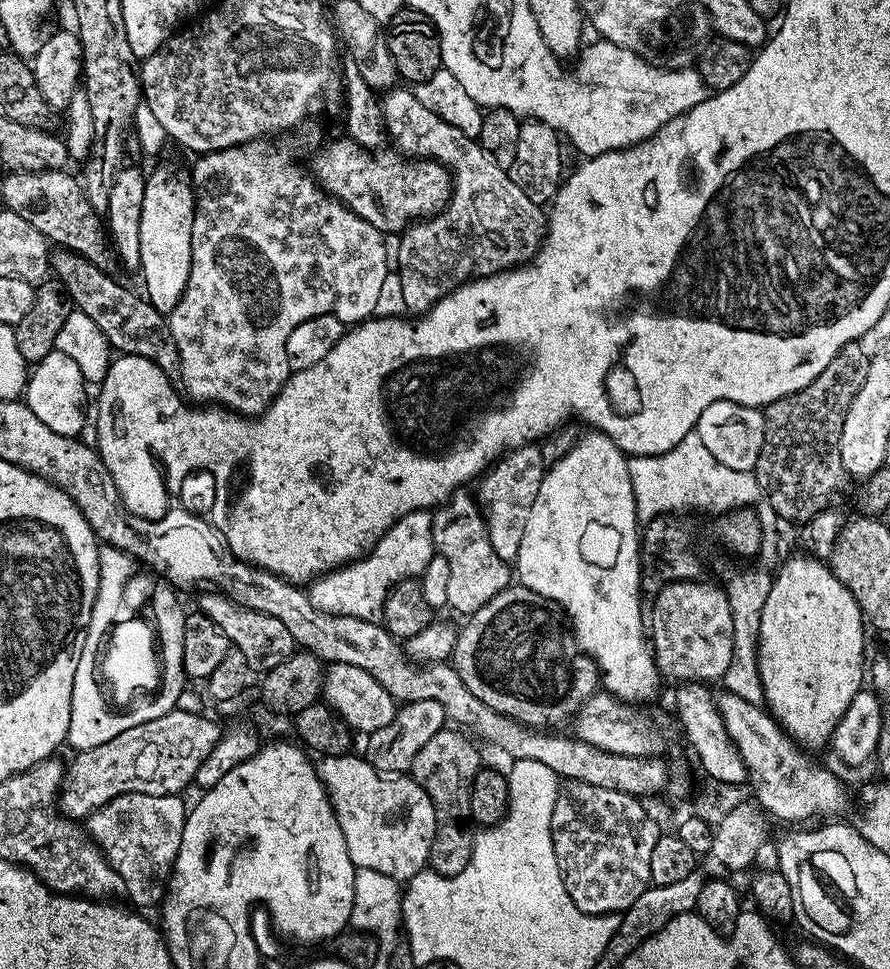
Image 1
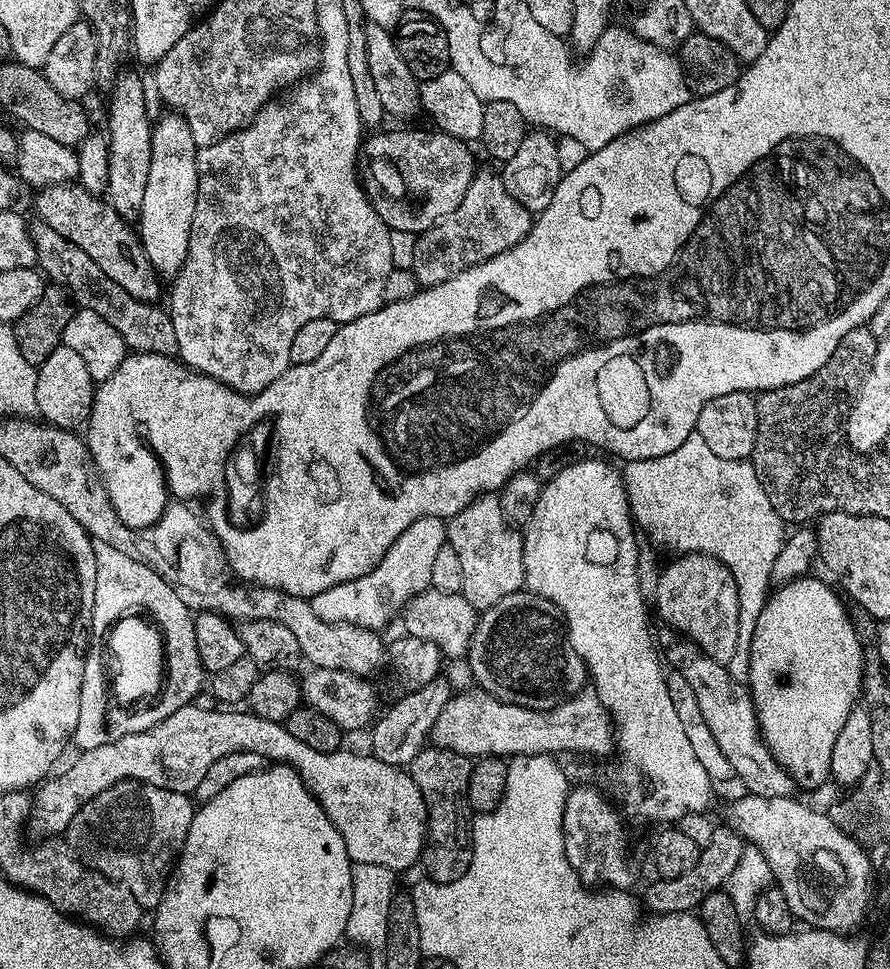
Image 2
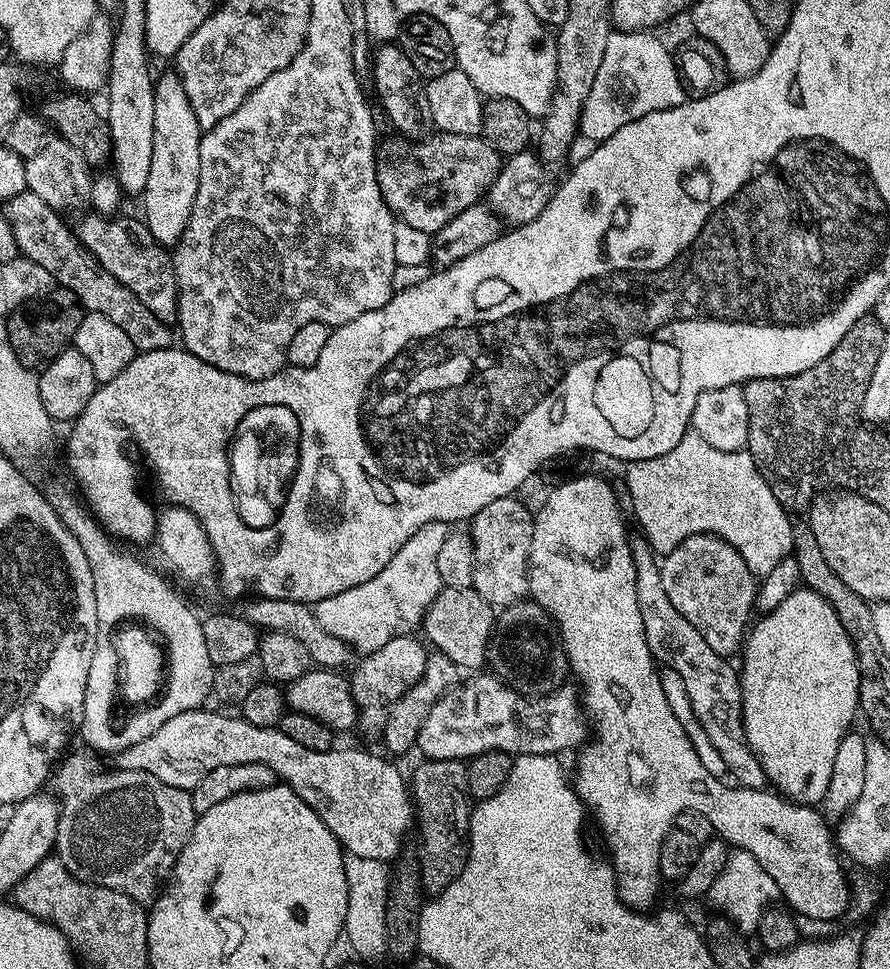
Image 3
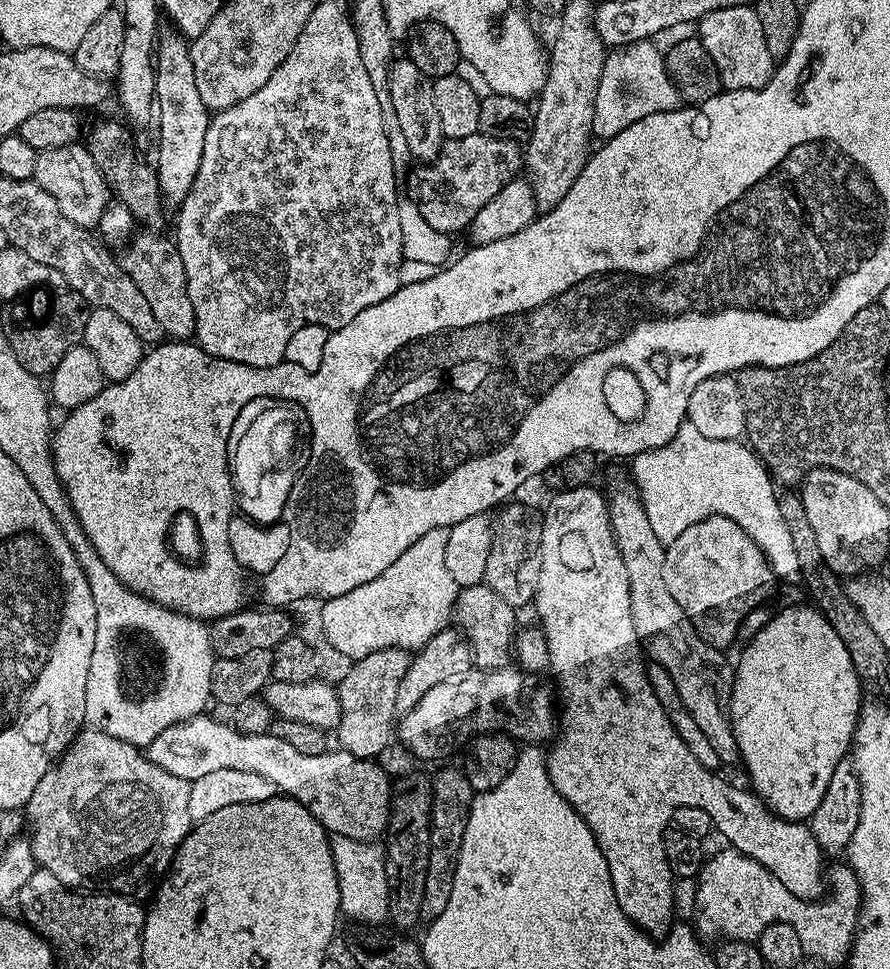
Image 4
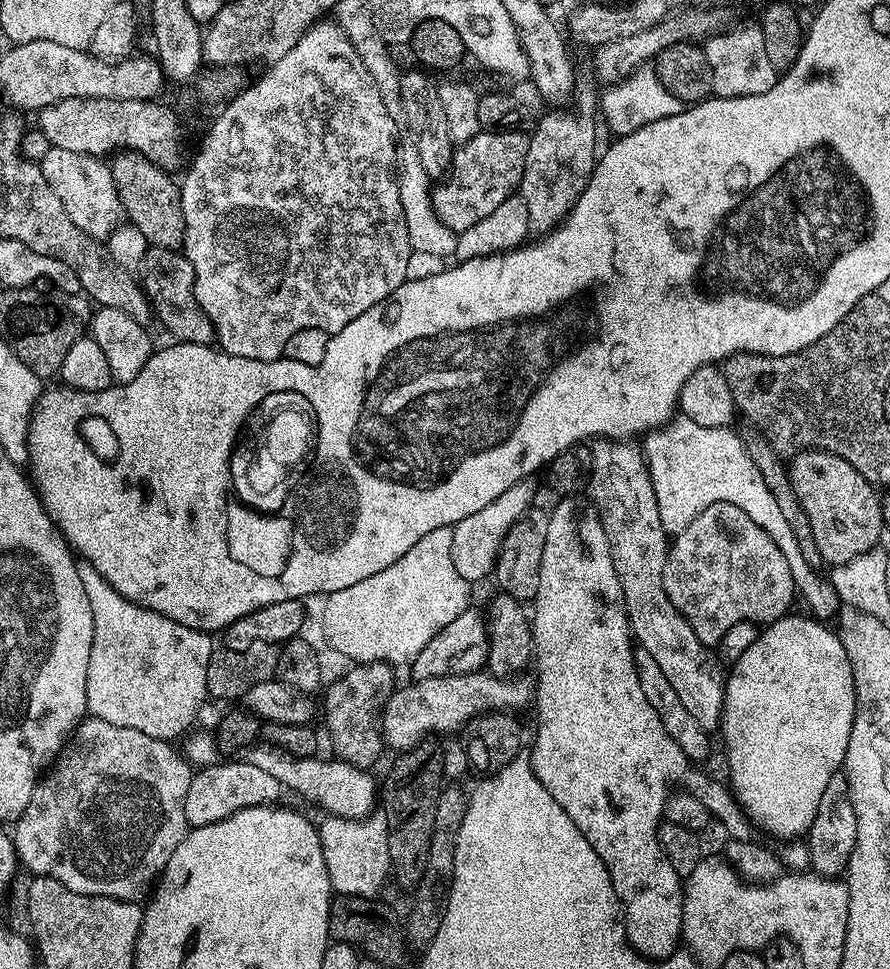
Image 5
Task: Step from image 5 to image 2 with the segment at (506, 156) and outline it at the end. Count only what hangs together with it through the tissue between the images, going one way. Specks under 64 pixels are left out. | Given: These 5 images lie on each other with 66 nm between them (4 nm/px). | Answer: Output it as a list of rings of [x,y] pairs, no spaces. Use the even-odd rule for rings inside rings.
[[[431,130],[428,134],[384,131],[369,135],[362,144],[358,175],[364,185],[364,193],[370,197],[378,218],[382,218],[389,230],[415,234],[425,232],[427,228],[433,228],[438,222],[442,222],[442,218],[454,214],[454,210],[462,206],[466,190],[470,190],[472,179],[478,171],[476,160],[468,149],[471,147],[465,141],[456,140],[439,130]]]

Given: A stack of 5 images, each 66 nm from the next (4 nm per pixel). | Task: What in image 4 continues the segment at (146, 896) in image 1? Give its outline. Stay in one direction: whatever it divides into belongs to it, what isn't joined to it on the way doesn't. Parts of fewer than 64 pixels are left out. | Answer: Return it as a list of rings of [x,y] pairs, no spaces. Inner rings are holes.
[[[91,726],[77,731],[76,737],[72,739],[72,744],[66,751],[60,753],[59,760],[42,774],[42,782],[34,786],[34,794],[30,794],[26,805],[28,812],[28,828],[32,842],[32,853],[37,865],[43,871],[54,874],[58,882],[62,882],[67,888],[77,890],[91,890],[94,892],[112,892],[115,896],[126,896],[129,898],[141,898],[140,896],[151,897],[154,889],[159,885],[163,875],[167,872],[172,860],[176,857],[176,851],[180,844],[188,837],[192,831],[194,822],[190,818],[190,783],[182,778],[174,778],[162,766],[150,762],[150,758],[137,745],[130,742],[122,742],[110,734],[100,732]]]

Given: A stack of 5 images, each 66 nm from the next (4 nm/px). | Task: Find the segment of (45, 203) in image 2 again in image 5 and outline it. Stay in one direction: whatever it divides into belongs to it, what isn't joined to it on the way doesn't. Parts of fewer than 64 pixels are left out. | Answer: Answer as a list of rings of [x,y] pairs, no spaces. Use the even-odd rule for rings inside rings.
[[[149,247],[144,255],[144,263],[138,272],[142,287],[148,294],[153,313],[158,314],[158,320],[173,332],[175,339],[181,344],[212,344],[216,331],[206,318],[202,306],[198,306],[194,294],[194,268],[184,257],[183,251],[174,248]]]

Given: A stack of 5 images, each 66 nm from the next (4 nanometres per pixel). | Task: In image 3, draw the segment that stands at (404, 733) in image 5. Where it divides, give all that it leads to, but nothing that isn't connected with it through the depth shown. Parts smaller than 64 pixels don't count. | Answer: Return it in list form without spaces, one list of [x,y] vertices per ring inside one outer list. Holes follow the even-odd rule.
[[[472,674],[465,684],[464,681],[457,683],[432,707],[430,714],[426,714],[416,739],[421,757],[467,762],[483,752],[507,752],[513,757],[526,754],[556,756],[567,748],[579,749],[589,739],[590,724],[581,693],[575,687],[561,686],[547,696],[532,699],[505,684],[495,674],[480,675],[484,674]]]

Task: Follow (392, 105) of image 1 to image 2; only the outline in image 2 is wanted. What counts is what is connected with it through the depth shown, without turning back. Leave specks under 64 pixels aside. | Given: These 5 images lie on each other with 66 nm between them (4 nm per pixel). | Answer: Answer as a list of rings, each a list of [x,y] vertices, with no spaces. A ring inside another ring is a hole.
[[[477,171],[466,198],[454,214],[442,218],[433,228],[416,236],[413,264],[410,269],[417,285],[429,288],[454,278],[462,270],[486,262],[510,250],[532,228],[534,216],[509,194],[503,179],[492,172]]]

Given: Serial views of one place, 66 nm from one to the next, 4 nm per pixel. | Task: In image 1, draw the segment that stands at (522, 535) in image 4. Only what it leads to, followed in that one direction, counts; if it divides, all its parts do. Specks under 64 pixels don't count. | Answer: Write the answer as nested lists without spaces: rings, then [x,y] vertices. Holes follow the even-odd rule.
[[[464,490],[455,492],[432,512],[432,541],[436,544],[436,552],[446,558],[446,566],[450,568],[450,582],[446,585],[447,607],[471,614],[486,606],[494,594],[509,587],[510,568],[490,546],[488,525],[479,503],[466,493]]]

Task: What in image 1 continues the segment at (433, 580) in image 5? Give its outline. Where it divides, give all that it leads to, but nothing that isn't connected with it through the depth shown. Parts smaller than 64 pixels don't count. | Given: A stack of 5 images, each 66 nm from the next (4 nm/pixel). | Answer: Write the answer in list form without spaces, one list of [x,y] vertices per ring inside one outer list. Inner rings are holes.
[[[411,512],[394,522],[367,554],[342,568],[335,568],[333,572],[317,576],[307,585],[306,591],[314,607],[326,614],[371,620],[383,613],[388,592],[395,584],[423,576],[435,552],[432,512]]]

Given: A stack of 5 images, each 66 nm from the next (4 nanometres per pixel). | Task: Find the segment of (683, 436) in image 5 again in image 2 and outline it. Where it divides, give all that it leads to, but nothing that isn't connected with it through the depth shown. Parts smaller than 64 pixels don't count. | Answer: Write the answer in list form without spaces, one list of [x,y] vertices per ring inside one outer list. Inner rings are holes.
[[[695,431],[686,442],[670,454],[645,460],[629,460],[623,465],[624,489],[628,495],[628,511],[632,514],[635,527],[641,533],[652,536],[656,544],[669,548],[672,554],[704,552],[721,560],[732,572],[738,586],[738,650],[730,657],[728,673],[730,678],[747,681],[750,674],[749,644],[754,636],[754,626],[758,614],[762,614],[764,604],[770,595],[770,570],[774,570],[774,558],[782,550],[786,539],[786,525],[780,515],[770,506],[770,498],[748,460],[718,458],[706,441]]]

